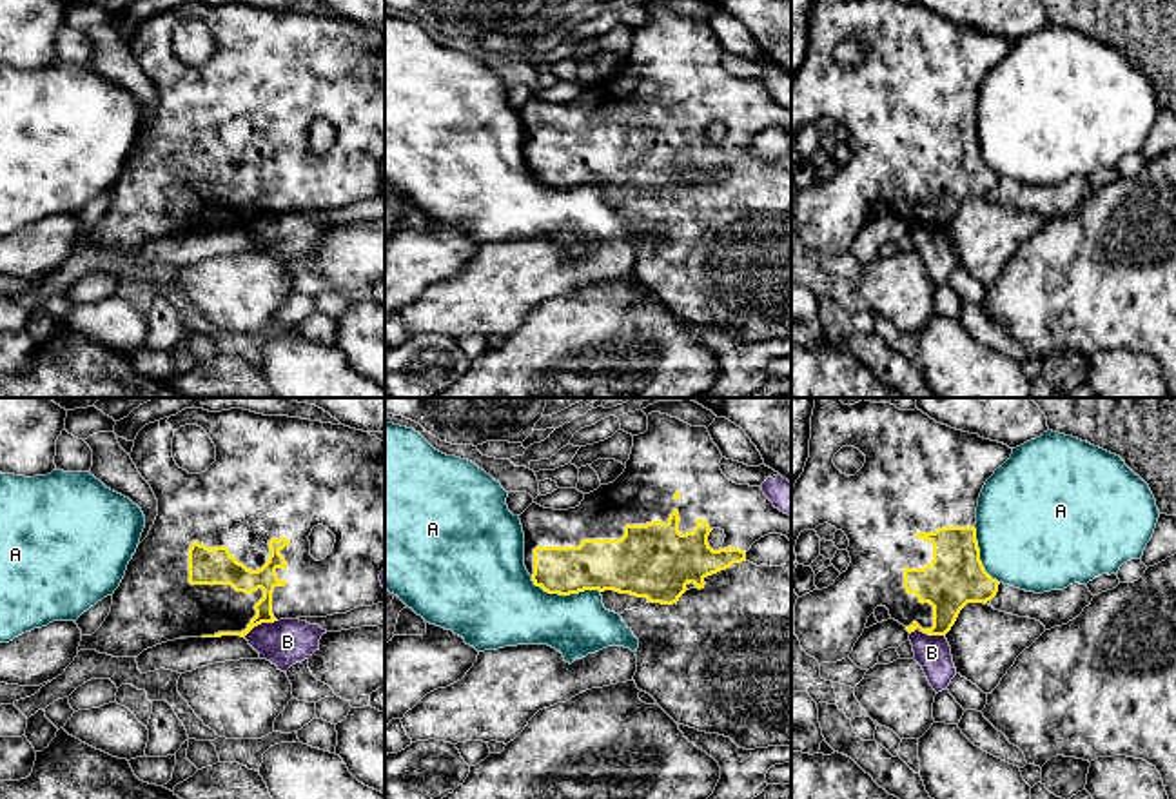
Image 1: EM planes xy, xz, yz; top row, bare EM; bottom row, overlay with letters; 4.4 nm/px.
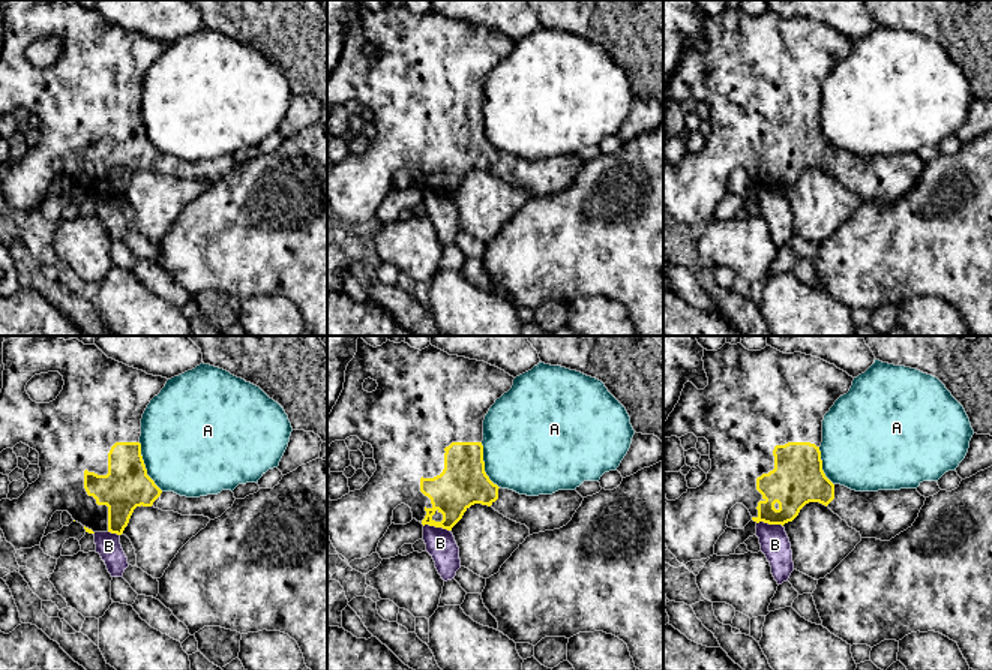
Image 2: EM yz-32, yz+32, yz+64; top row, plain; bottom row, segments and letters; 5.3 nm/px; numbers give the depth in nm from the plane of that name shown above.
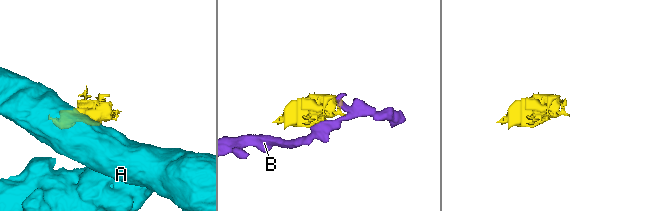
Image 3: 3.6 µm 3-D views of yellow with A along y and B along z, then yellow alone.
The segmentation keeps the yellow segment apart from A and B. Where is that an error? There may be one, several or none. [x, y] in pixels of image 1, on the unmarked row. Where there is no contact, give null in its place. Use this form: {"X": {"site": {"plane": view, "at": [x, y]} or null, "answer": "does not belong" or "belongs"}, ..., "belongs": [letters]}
{"A": {"site": {"plane": "xz", "at": [563, 187]}, "answer": "does not belong"}, "B": {"site": {"plane": "xy", "at": [260, 217]}, "answer": "does not belong"}, "belongs": []}

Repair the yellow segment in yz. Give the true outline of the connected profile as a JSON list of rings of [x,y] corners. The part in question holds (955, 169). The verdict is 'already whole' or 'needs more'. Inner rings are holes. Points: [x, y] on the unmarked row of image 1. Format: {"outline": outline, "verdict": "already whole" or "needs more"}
{"outline": [[[815,0],[811,9],[809,51],[804,65],[791,82],[791,167],[797,162],[795,138],[804,123],[831,118],[849,133],[851,156],[833,178],[813,183],[797,192],[795,229],[802,243],[818,258],[837,256],[853,245],[867,211],[877,200],[886,200],[891,212],[911,227],[946,229],[967,196],[991,196],[995,203],[1040,214],[1045,223],[1067,218],[1091,198],[1093,187],[1085,178],[1073,176],[1063,183],[1044,187],[1025,185],[993,173],[982,154],[976,134],[976,100],[985,74],[1013,47],[1004,36],[984,33],[936,16],[922,4],[897,0]],[[842,40],[855,40],[866,49],[864,60],[855,69],[842,67],[833,51]]], "verdict": "needs more"}

